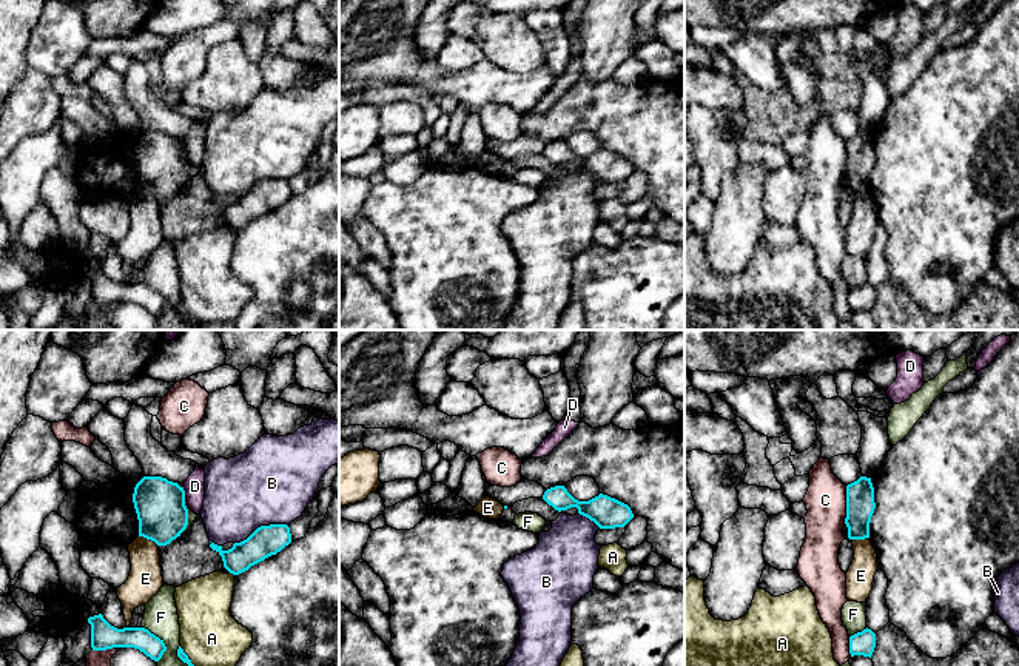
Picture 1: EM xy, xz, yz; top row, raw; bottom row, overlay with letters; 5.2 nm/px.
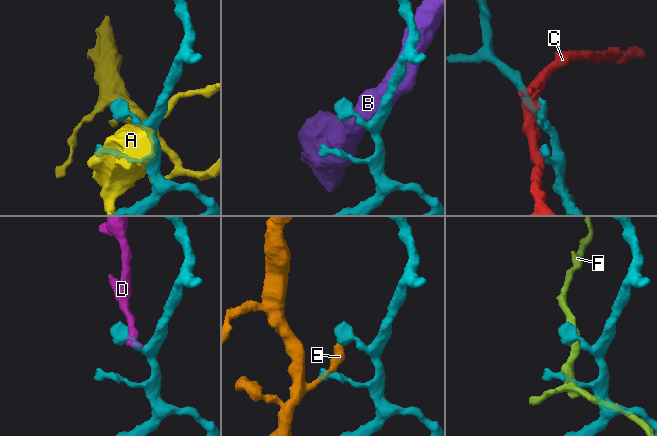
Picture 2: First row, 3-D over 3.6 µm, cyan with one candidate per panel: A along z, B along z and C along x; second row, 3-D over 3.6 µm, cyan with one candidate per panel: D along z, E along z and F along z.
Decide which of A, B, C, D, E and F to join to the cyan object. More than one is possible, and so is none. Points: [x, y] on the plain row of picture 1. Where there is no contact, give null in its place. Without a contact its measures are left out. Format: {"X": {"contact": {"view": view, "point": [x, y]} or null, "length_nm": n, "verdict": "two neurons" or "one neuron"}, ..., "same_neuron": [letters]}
{"A": {"contact": {"view": "xy", "point": [188, 313]}, "length_nm": 170, "verdict": "two neurons"}, "B": {"contact": {"view": "xy", "point": [261, 181]}, "length_nm": 300, "verdict": "two neurons"}, "C": {"contact": {"view": "yz", "point": [847, 159]}, "length_nm": 200, "verdict": "two neurons"}, "D": {"contact": {"view": "xy", "point": [184, 147]}, "length_nm": 50, "verdict": "two neurons"}, "E": {"contact": {"view": "xy", "point": [148, 193]}, "length_nm": 120, "verdict": "two neurons"}, "F": {"contact": {"view": "xy", "point": [162, 296]}, "length_nm": 200, "verdict": "two neurons"}, "same_neuron": []}

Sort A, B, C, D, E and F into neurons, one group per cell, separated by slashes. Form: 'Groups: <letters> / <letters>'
Groups: A / B / C / D / E / F

